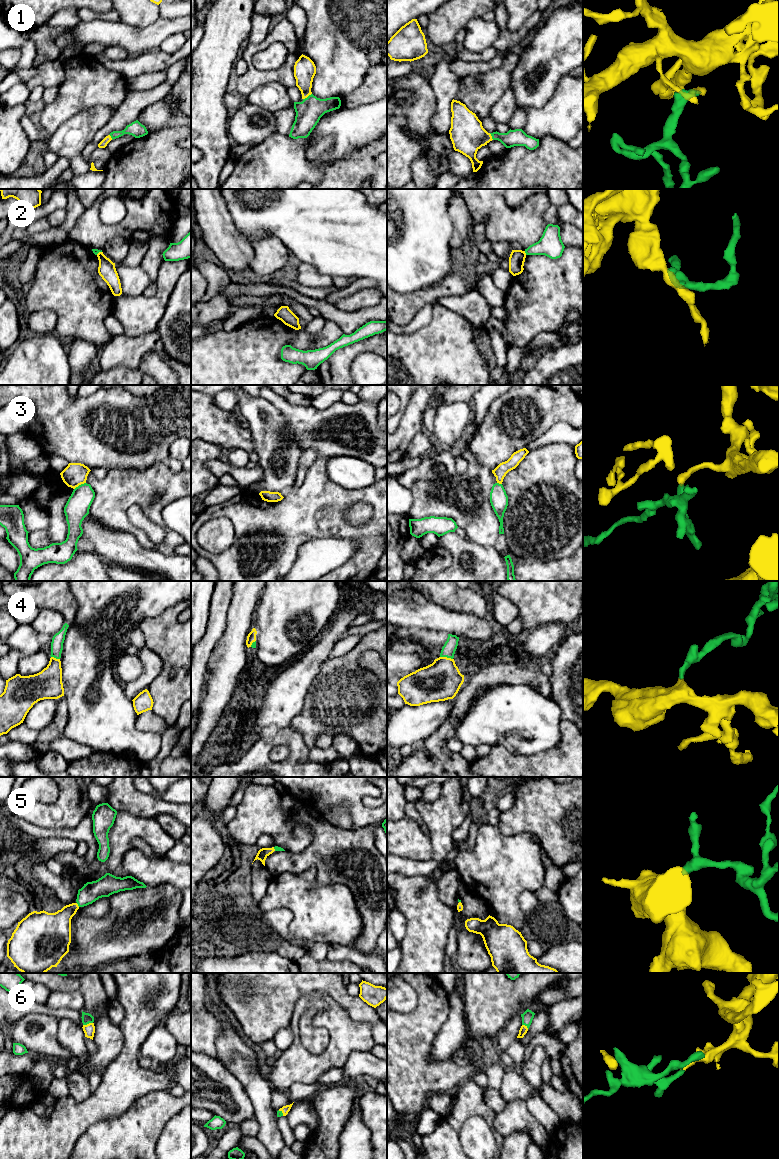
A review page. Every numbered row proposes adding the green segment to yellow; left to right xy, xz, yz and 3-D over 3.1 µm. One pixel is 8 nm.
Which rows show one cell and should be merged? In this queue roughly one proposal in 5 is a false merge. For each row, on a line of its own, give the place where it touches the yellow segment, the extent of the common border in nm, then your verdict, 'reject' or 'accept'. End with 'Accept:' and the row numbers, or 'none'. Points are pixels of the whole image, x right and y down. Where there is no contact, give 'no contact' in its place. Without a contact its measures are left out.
1: contact xz (307, 96); length 90 nm; accept
2: contact yz (525, 253); length 40 nm; reject
3: contact xy (79, 484); length 110 nm; reject
4: contact yz (446, 657); length 110 nm; accept
5: contact xy (77, 905); length 40 nm; accept
6: contact xy (87, 1024); length 80 nm; accept
Accept: 1, 4, 5, 6

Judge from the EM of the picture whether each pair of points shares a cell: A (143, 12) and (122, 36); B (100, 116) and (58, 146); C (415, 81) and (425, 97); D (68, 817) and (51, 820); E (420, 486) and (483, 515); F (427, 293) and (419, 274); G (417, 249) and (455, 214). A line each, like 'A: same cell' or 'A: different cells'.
A: different cells
B: same cell
C: same cell
D: same cell
E: same cell
F: different cells
G: different cells

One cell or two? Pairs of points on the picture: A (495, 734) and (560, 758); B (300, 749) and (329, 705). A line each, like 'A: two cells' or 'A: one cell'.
A: two cells
B: two cells

